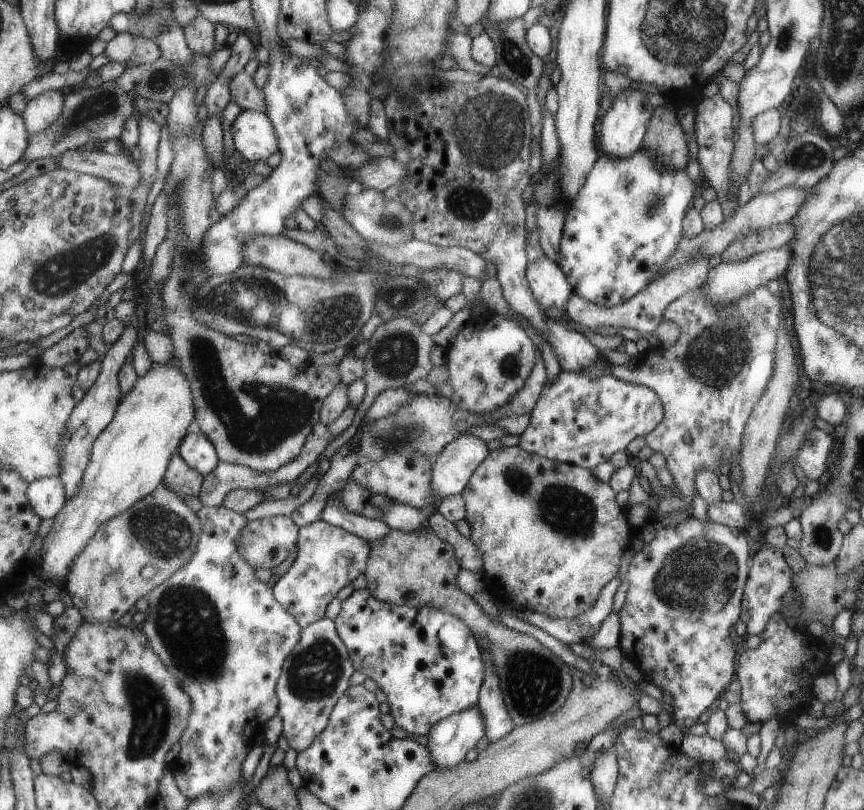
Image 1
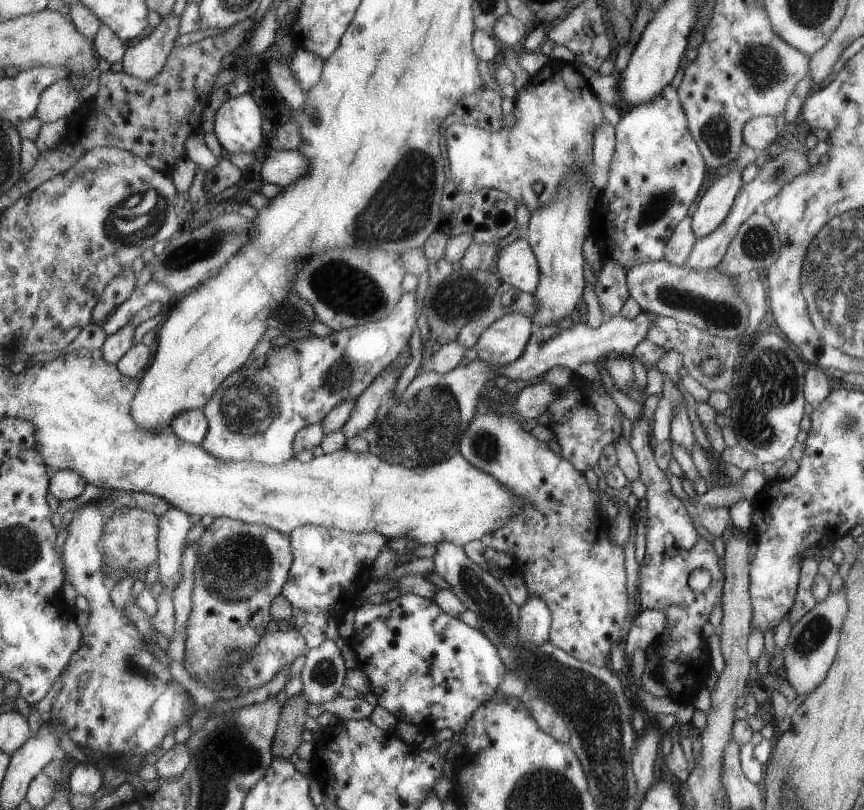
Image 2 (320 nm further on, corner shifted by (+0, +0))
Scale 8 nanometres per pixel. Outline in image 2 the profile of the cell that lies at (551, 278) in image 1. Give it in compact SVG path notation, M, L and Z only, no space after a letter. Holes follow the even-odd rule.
M525 235L501 249L497 270L503 283L526 293L534 293L542 277L537 255Z

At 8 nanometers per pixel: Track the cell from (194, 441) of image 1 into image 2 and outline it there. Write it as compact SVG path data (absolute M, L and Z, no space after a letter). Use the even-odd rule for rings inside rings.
M203 408L191 409L176 416L172 427L179 438L196 445L201 445L207 436L210 422Z

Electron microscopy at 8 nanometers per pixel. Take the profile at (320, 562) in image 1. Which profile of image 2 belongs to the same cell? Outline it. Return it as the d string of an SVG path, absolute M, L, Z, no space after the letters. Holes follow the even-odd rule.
M321 525L298 526L290 537L294 561L283 595L293 608L293 628L303 634L312 649L326 640L341 638L339 622L373 580L375 561L389 540L379 531L356 533Z

